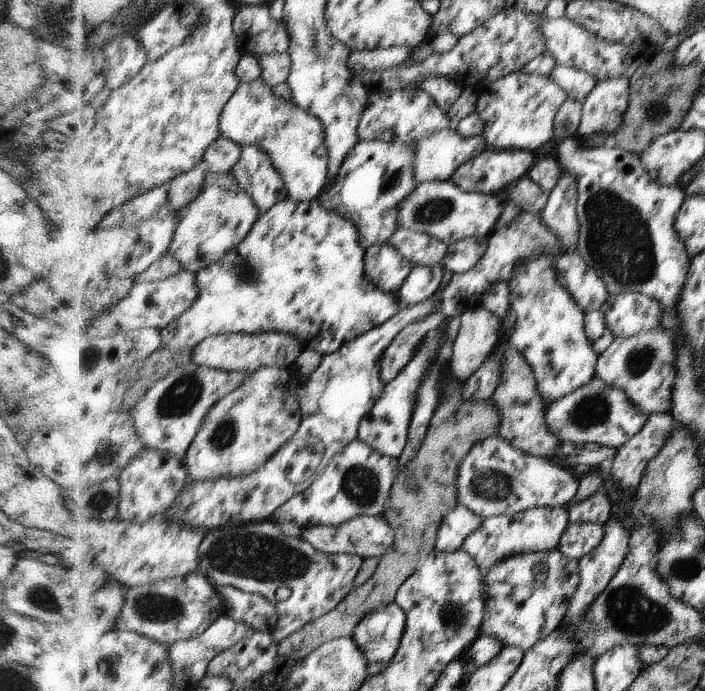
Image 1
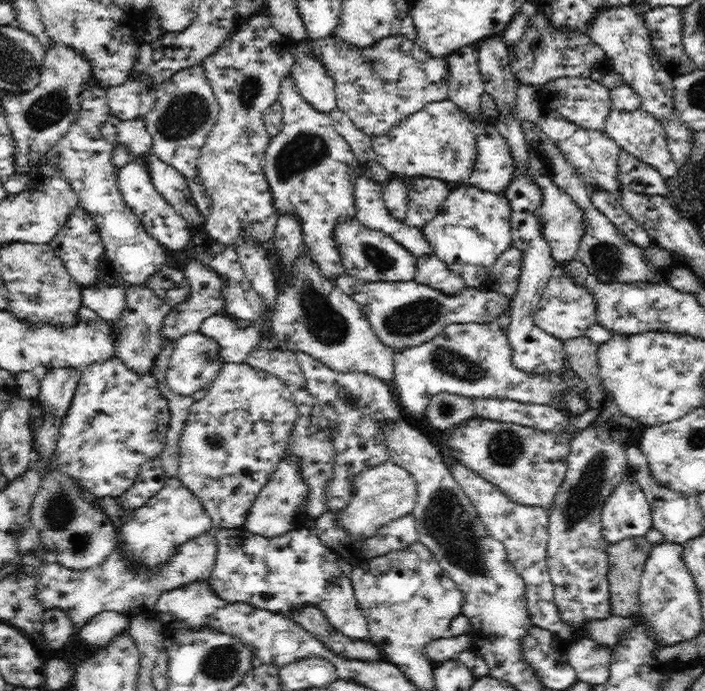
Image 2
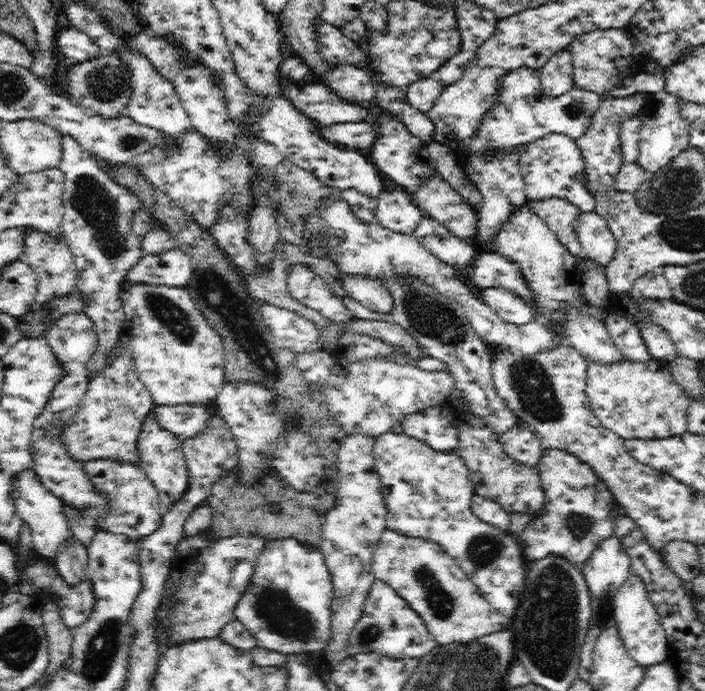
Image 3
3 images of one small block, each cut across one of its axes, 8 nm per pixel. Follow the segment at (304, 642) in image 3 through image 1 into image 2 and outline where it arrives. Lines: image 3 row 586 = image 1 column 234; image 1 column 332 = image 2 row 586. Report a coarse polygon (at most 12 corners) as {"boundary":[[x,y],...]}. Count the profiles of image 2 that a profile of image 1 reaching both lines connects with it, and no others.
{"boundary":[[308,524],[266,538],[217,529],[210,586],[286,617],[322,610],[365,641],[369,622]]}

